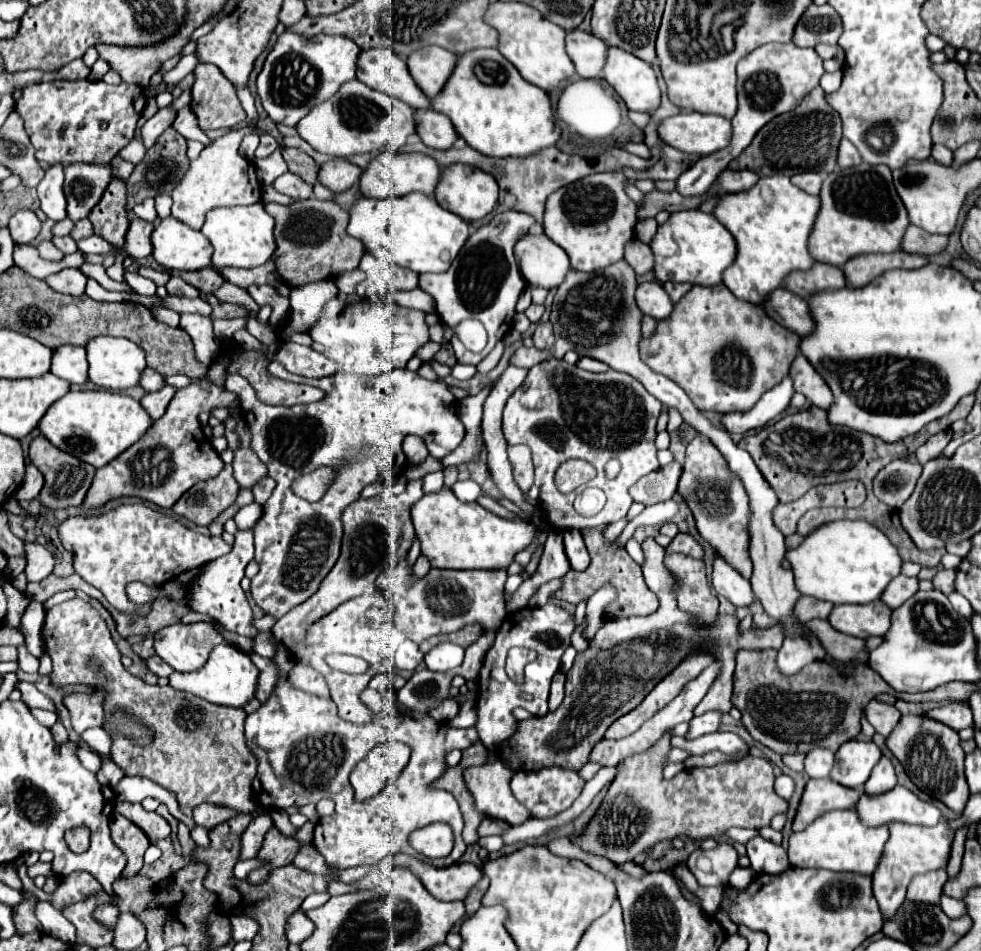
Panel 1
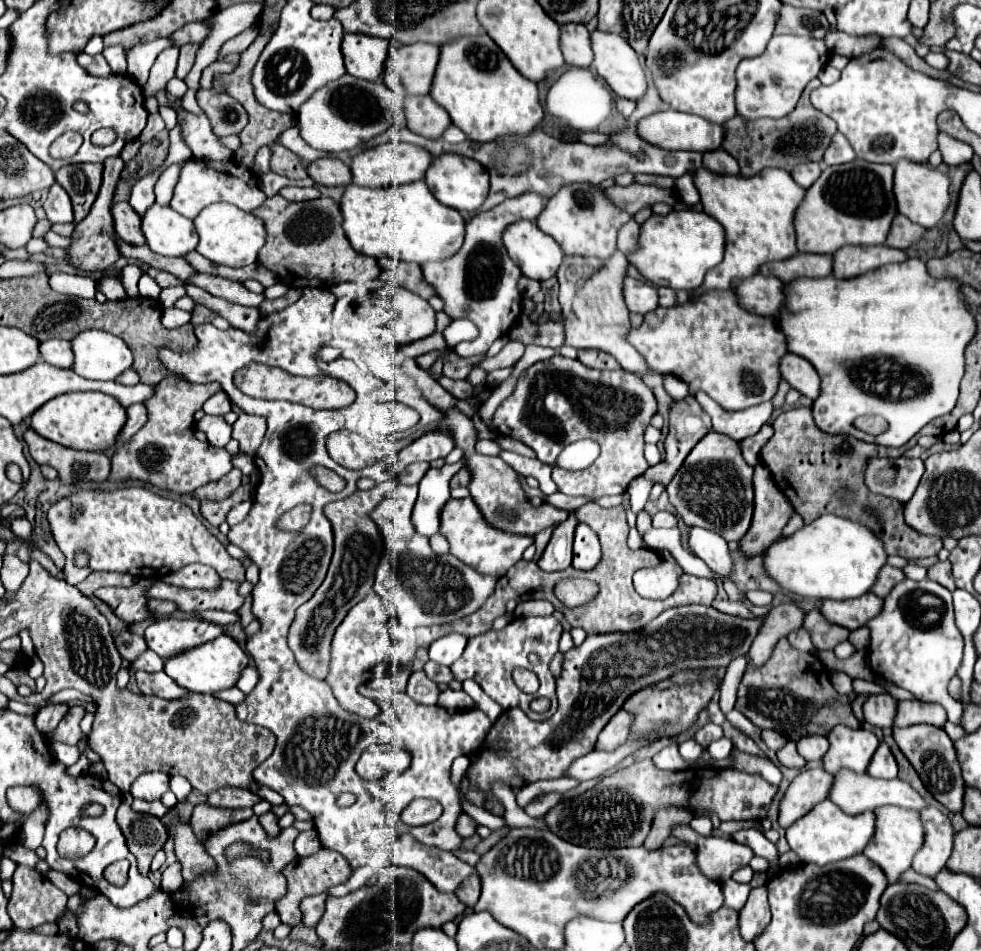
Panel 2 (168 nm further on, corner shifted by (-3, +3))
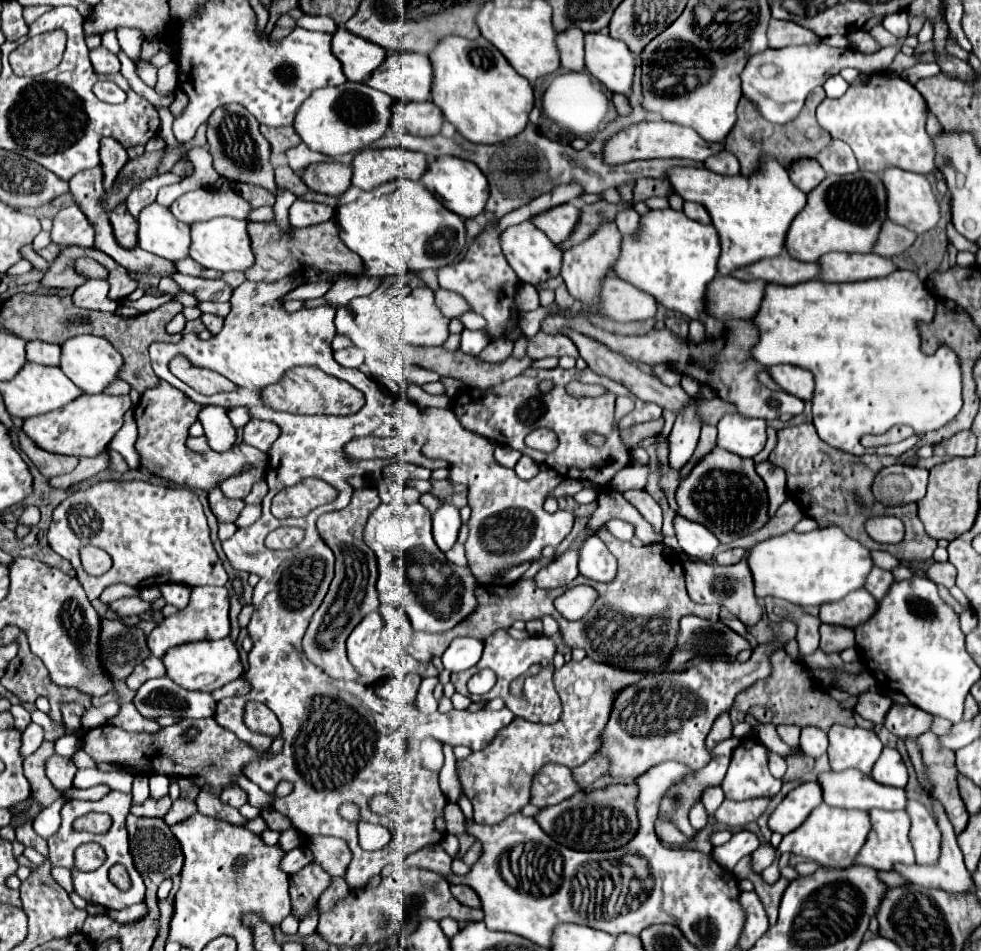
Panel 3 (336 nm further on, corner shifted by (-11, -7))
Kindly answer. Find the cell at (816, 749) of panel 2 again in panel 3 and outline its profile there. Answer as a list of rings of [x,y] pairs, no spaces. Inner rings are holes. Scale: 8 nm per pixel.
[[[815,727],[801,729],[801,753],[803,755],[807,755],[811,759],[817,759],[817,757],[827,753],[827,747],[829,747],[827,733],[817,731]]]

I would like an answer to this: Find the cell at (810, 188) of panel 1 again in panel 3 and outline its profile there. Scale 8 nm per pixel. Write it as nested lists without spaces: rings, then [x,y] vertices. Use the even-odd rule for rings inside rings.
[[[805,159],[805,163],[797,163],[797,167],[789,171],[789,175],[803,193],[811,193],[827,177],[827,173],[819,167],[815,159]]]

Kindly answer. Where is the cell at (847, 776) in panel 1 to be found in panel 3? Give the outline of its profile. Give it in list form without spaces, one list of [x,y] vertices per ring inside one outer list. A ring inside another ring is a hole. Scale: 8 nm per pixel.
[[[833,725],[827,735],[829,735],[829,763],[833,771],[845,771],[853,767],[865,775],[871,775],[871,769],[883,751],[883,743],[873,731],[867,731],[861,727],[849,729],[845,725]]]

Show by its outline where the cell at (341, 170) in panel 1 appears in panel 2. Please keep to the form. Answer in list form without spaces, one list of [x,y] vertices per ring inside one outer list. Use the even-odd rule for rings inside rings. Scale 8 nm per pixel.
[[[323,157],[323,159],[309,163],[307,173],[317,185],[325,185],[325,187],[337,187],[337,185],[351,183],[351,169],[335,157]]]

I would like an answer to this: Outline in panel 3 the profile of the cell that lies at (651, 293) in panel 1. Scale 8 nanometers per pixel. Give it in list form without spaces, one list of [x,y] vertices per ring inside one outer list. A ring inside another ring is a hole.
[[[609,275],[605,281],[601,307],[605,307],[605,317],[617,319],[621,323],[645,321],[657,313],[657,301],[653,295],[637,289],[617,275]]]

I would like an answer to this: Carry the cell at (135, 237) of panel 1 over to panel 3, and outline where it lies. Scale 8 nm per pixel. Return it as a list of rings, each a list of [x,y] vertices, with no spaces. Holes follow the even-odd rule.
[[[119,205],[117,209],[111,211],[109,217],[111,217],[111,225],[115,231],[117,243],[121,243],[121,247],[125,249],[137,247],[137,219],[129,215],[127,207]]]

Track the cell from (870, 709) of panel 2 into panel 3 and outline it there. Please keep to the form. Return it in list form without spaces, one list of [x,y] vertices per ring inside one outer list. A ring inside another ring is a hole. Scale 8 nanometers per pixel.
[[[861,693],[859,697],[859,703],[855,705],[855,711],[875,723],[875,725],[883,725],[885,723],[885,715],[889,713],[893,701],[887,697],[887,695],[881,695],[881,693]]]

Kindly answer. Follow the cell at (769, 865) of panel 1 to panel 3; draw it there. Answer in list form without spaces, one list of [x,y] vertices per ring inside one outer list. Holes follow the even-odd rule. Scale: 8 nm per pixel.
[[[737,831],[725,845],[715,847],[711,855],[713,855],[713,859],[717,859],[717,863],[721,867],[731,871],[739,863],[739,859],[743,859],[745,855],[751,855],[757,847],[759,847],[759,839],[755,833]]]

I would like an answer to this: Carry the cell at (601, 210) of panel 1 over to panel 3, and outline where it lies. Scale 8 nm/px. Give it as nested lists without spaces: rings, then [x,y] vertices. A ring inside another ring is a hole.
[[[565,203],[545,215],[539,215],[537,219],[531,219],[531,223],[535,227],[539,227],[555,245],[561,245],[575,231],[579,217],[581,217],[581,211],[577,207],[573,207],[571,203]]]

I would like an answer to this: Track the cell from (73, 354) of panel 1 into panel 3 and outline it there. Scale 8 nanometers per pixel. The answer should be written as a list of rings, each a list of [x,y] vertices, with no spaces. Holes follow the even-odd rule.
[[[29,341],[27,343],[27,361],[57,367],[61,363],[61,347],[41,341]]]

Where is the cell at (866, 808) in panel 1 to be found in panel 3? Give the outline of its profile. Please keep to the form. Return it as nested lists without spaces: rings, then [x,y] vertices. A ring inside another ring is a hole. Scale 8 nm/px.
[[[841,771],[841,773],[821,773],[819,779],[821,789],[825,791],[825,803],[841,809],[905,809],[907,795],[905,789],[879,785],[861,771]]]

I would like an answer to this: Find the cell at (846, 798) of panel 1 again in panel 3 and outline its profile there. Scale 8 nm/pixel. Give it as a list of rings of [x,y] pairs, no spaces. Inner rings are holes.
[[[801,783],[797,789],[793,789],[781,805],[773,811],[769,819],[769,829],[781,835],[787,835],[801,827],[805,819],[811,815],[815,807],[823,803],[823,791],[819,783]]]

